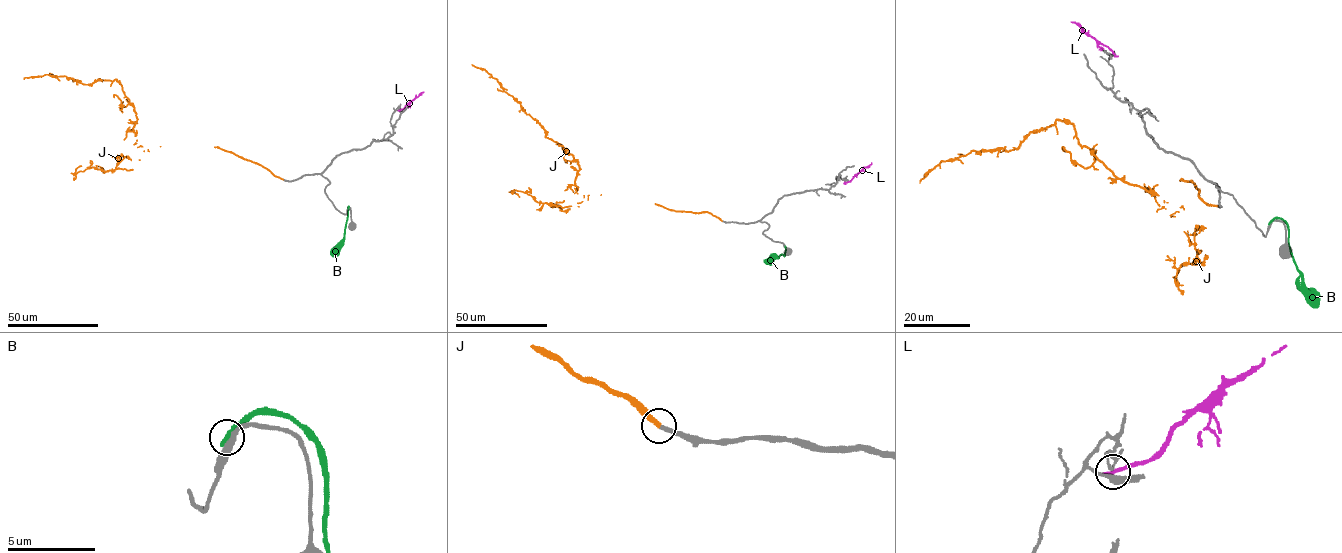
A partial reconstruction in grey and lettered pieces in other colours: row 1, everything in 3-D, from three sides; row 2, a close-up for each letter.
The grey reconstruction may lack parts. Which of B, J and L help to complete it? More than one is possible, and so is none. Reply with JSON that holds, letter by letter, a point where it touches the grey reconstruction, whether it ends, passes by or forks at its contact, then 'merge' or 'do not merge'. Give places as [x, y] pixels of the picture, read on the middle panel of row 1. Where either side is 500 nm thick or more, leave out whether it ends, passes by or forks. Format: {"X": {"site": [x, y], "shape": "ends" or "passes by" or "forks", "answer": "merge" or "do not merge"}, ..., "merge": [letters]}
{"B": {"site": [785, 246], "shape": "ends", "answer": "do not merge"}, "J": {"site": [721, 220], "shape": "ends", "answer": "merge"}, "L": {"site": [845, 182], "shape": "ends", "answer": "do not merge"}, "merge": ["J"]}

